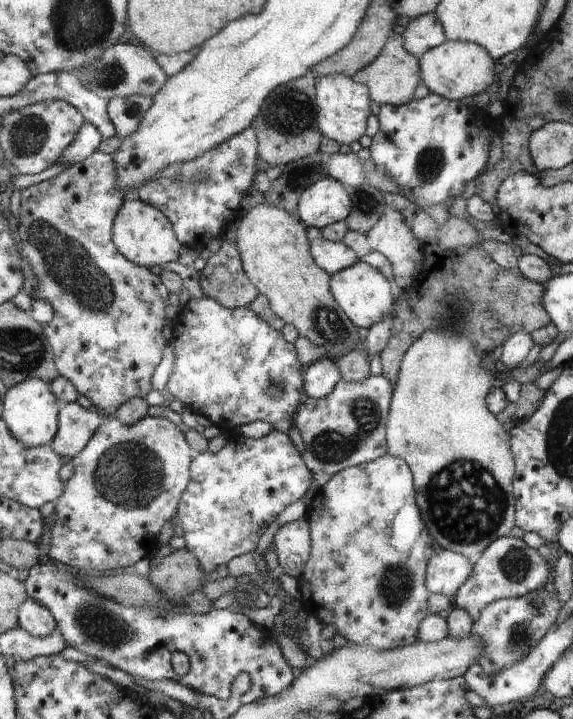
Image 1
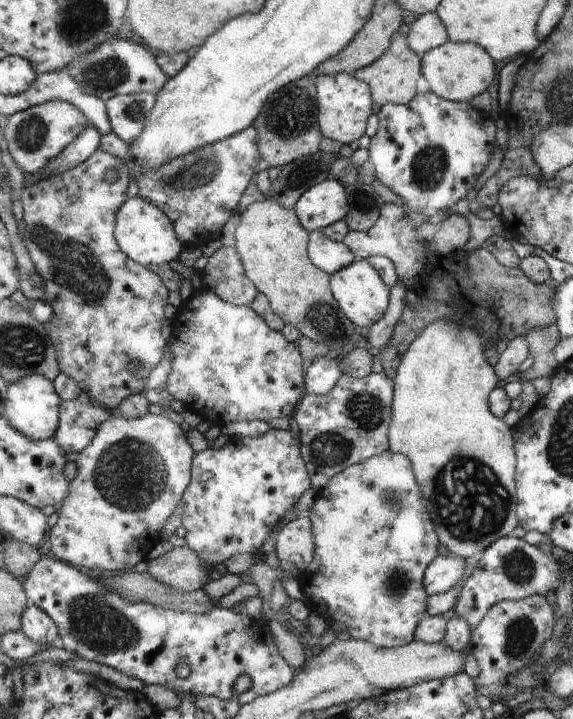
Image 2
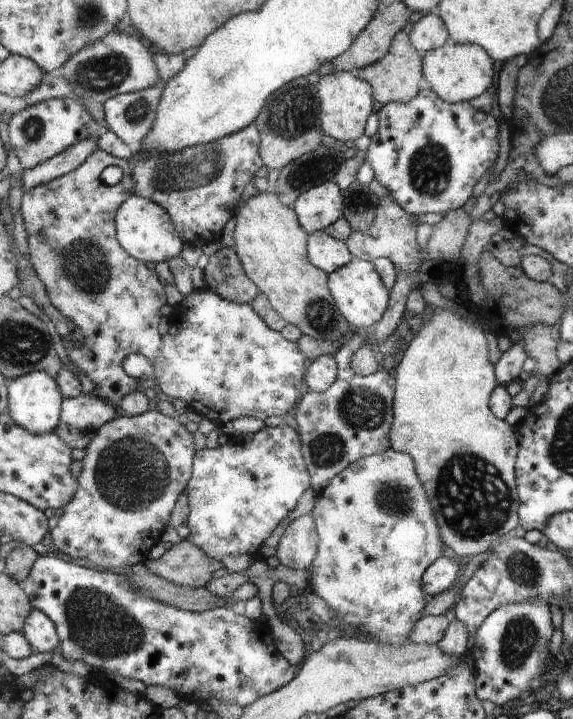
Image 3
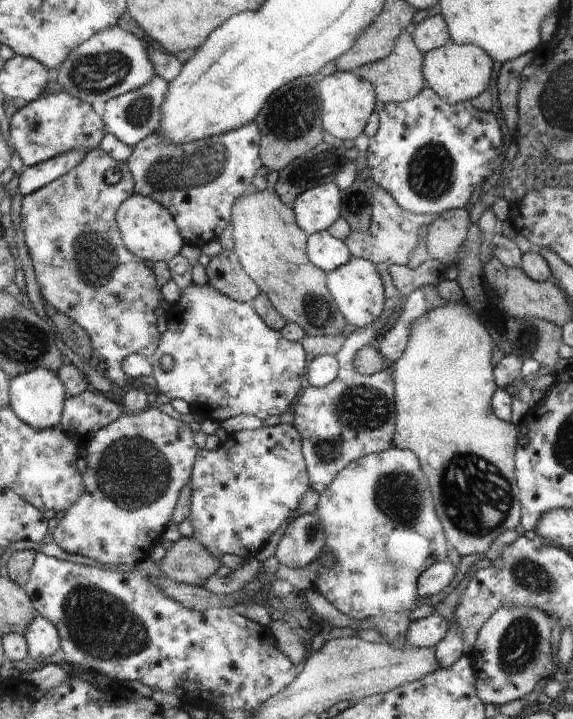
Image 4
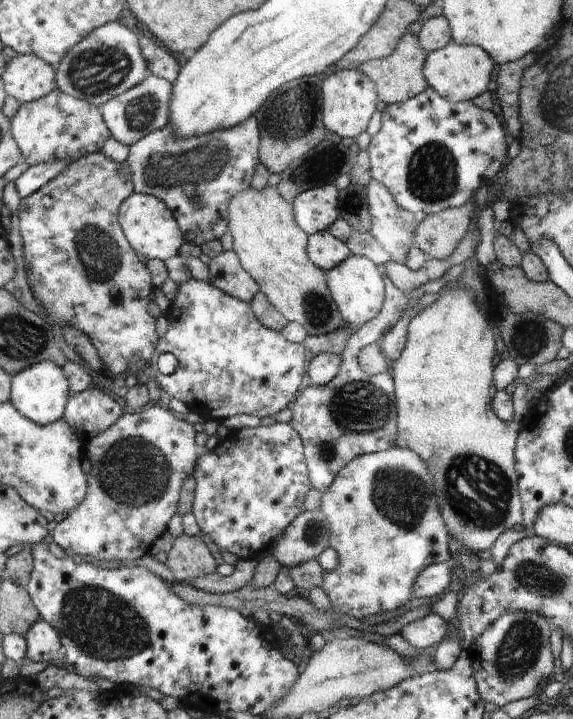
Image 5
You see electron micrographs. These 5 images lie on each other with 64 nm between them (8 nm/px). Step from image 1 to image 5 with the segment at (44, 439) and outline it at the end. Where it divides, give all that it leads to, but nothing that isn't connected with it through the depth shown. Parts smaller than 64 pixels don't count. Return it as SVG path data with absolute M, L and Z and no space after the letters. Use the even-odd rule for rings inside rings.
M53 360L37 364L18 375L13 375L12 402L21 413L43 425L54 424L65 418L67 404L73 393L65 367Z

